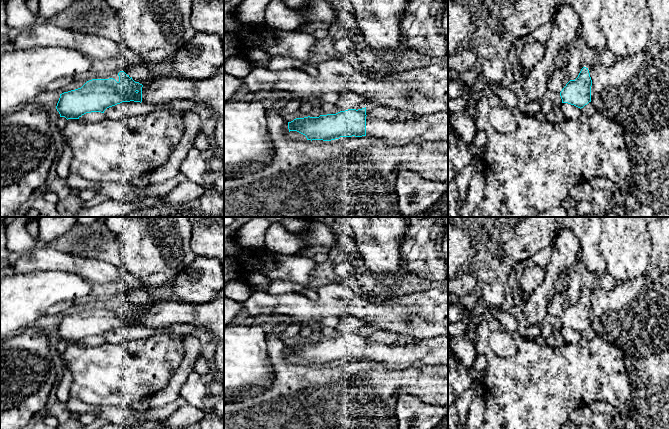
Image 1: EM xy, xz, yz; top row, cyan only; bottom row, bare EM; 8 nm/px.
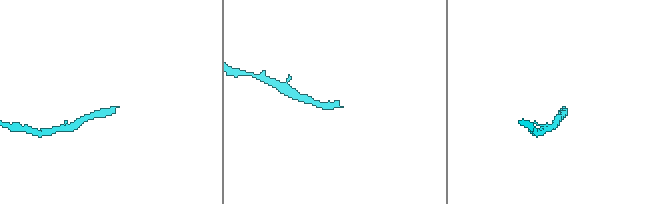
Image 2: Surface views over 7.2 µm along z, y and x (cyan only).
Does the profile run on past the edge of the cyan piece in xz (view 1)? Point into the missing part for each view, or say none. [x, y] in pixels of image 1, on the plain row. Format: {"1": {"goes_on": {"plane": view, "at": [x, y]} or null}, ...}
{"1": {"goes_on": {"plane": "xz", "at": [416, 353]}}}

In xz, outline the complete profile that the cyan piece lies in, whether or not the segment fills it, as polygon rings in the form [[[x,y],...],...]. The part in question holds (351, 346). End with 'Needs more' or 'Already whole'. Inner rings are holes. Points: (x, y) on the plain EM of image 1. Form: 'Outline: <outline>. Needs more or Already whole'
Outline: [[[348,333],[319,341],[296,342],[288,346],[290,355],[297,355],[307,364],[331,365],[340,361],[376,361],[387,368],[422,367],[427,364],[448,366],[448,337],[412,340],[406,345],[371,342],[362,333]]]. Needs more

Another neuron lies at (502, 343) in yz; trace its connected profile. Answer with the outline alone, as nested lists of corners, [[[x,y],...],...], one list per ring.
[[[504,329],[491,332],[488,337],[488,344],[492,351],[502,358],[511,358],[517,352],[512,333]]]

